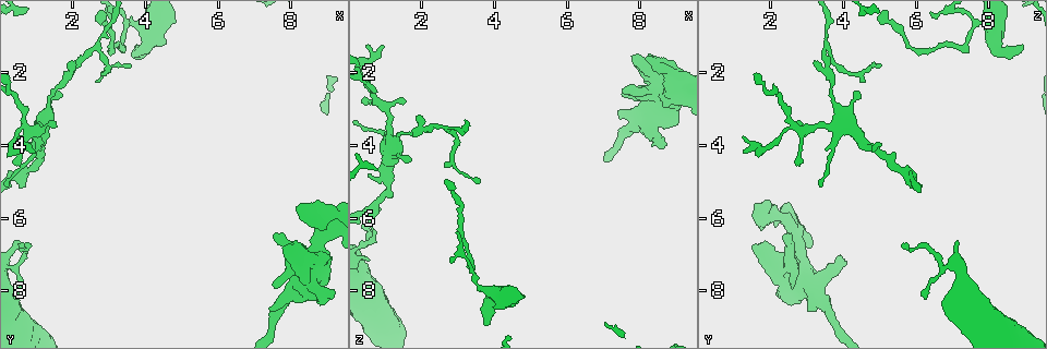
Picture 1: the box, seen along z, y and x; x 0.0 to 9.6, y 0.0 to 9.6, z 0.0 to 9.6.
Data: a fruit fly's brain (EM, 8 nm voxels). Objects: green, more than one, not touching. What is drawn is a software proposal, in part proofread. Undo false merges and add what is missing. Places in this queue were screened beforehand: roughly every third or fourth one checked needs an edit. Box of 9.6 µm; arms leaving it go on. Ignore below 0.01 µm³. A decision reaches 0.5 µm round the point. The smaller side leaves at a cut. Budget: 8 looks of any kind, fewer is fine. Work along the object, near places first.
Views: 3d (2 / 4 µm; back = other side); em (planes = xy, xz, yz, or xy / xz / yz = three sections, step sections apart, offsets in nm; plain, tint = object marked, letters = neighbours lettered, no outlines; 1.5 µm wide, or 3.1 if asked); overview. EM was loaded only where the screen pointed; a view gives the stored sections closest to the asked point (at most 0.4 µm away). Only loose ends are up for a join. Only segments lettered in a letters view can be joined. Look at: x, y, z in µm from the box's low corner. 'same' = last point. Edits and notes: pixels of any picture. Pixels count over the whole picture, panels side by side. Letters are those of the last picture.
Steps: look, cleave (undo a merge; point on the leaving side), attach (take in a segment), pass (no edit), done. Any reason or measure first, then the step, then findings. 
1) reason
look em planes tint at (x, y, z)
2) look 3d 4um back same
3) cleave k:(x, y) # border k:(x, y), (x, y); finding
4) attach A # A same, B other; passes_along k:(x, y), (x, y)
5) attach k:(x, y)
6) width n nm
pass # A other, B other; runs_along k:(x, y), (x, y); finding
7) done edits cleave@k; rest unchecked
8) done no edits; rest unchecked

three-way junction
look em planes letters at (0.65, 3.50, 2.65)

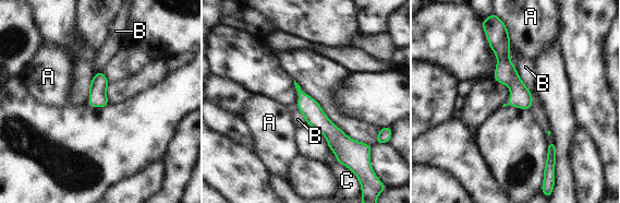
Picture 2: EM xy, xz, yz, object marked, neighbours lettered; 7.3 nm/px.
pass # A other, B other, C other; border 2:(515, 69), (531, 93), (529, 109); continuous, no second cell

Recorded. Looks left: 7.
an open end
look em planes letters at (8.70, 7.15, 4.00)

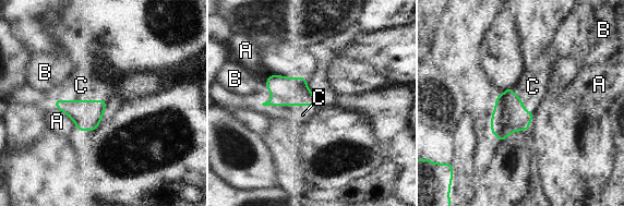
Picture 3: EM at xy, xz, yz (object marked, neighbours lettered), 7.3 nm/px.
attach C # A other, B other, C same; the cell continues

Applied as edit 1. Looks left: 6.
free end
look 3d 2um at (8.25, 5.65, 1.60)

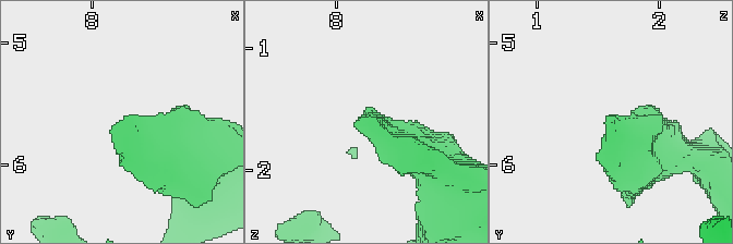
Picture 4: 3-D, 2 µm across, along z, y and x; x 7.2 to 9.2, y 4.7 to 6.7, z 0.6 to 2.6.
look em yz step 8 letters at (8.28, 5.60, 1.62)

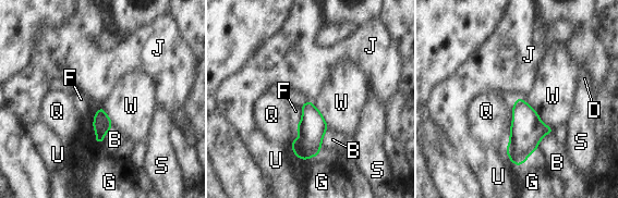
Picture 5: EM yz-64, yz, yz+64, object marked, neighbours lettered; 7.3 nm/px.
another direction
look em planes letters same

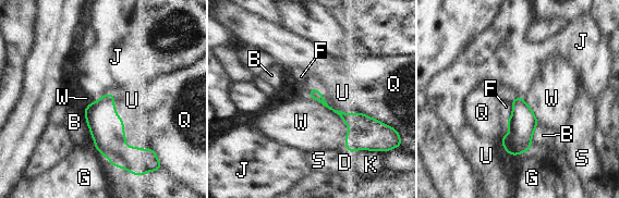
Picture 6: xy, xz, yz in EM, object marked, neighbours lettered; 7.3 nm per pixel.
pass # B other, D other, F other, G other, J other, K other, Q other, S other, U other, W other; border 6:(307, 95), (346, 123), (346, 148); none of them fits

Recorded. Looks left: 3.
done edits attach@3; rest unchecked

